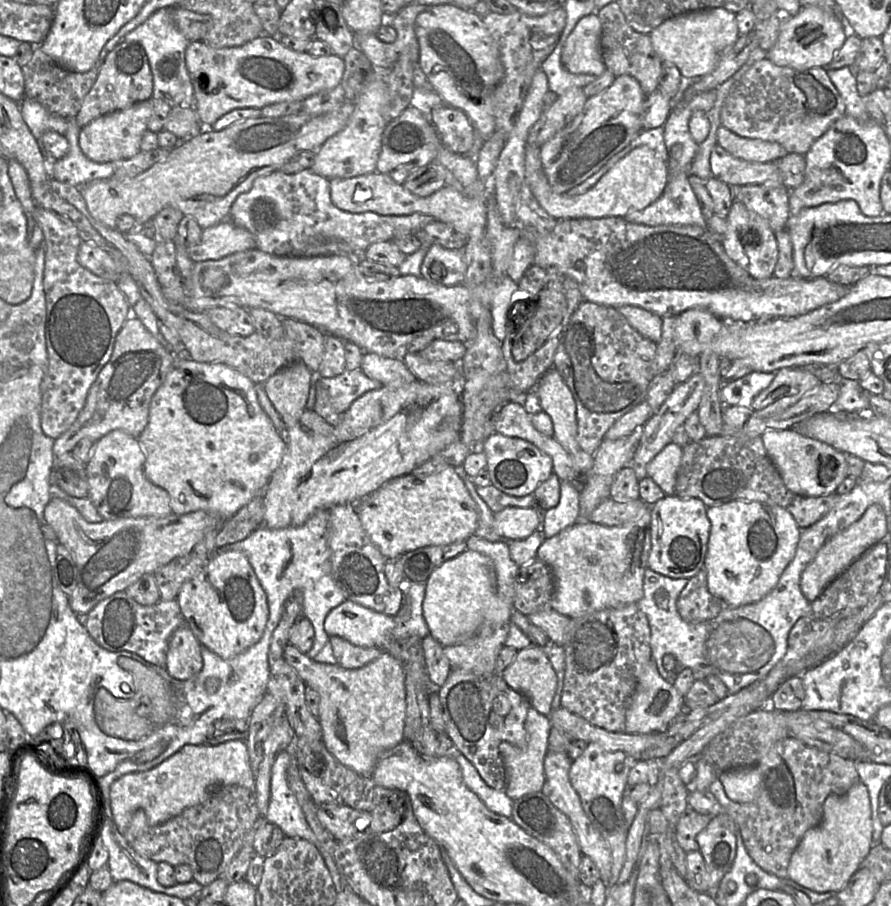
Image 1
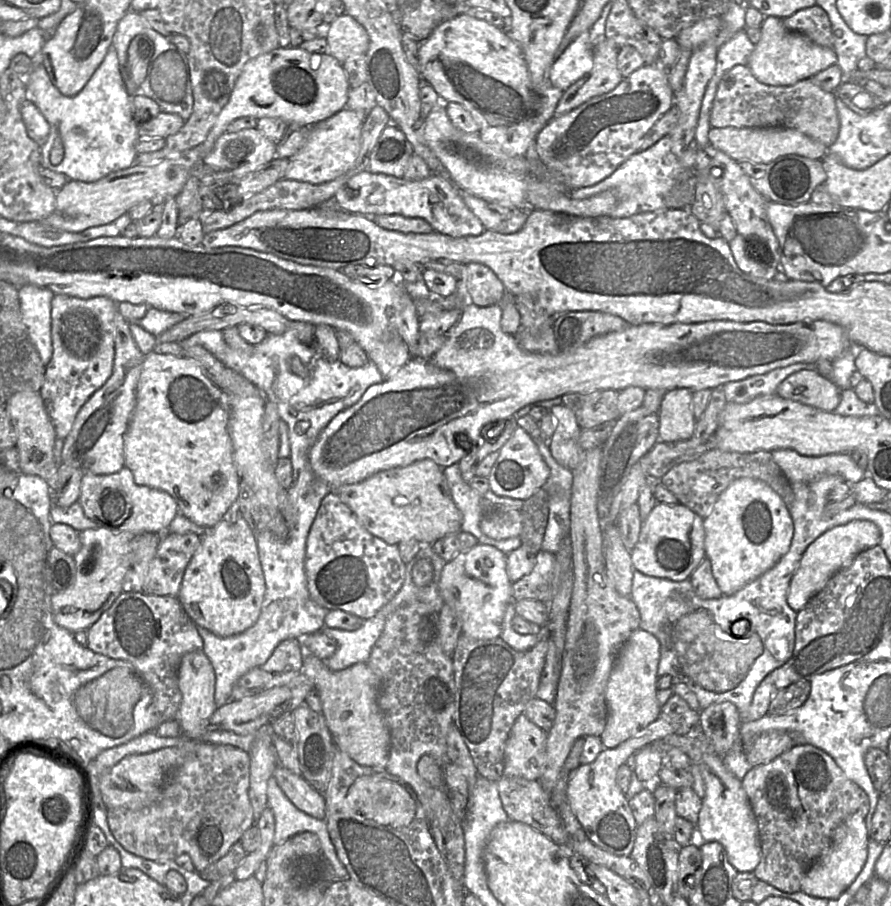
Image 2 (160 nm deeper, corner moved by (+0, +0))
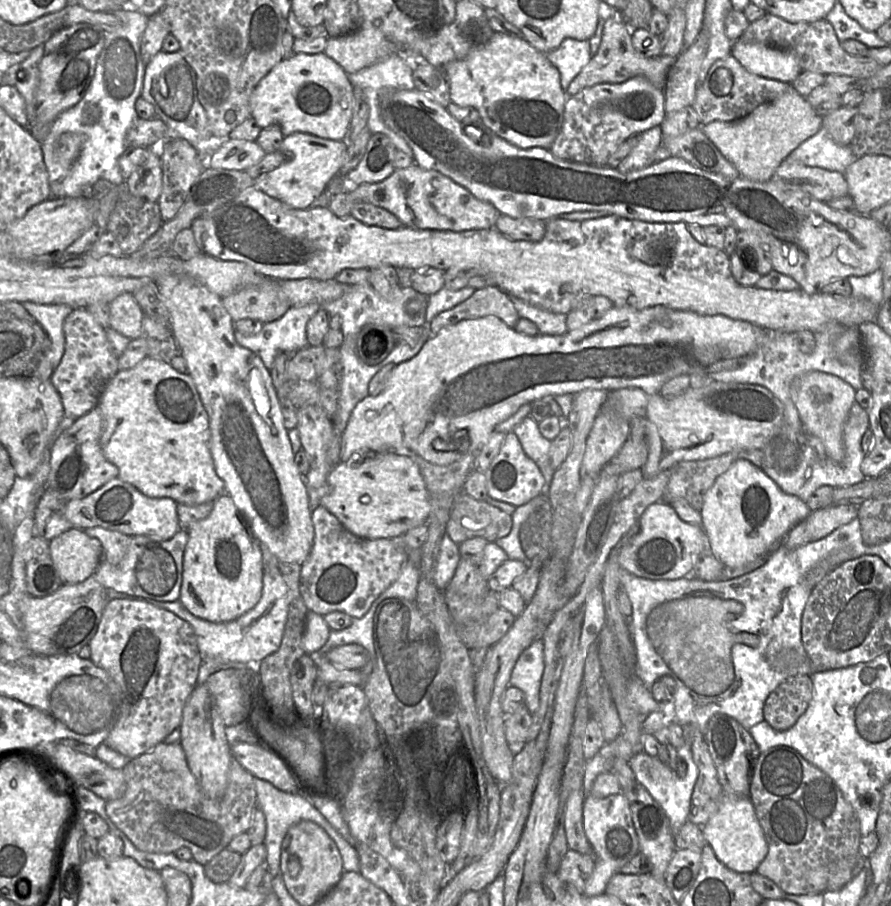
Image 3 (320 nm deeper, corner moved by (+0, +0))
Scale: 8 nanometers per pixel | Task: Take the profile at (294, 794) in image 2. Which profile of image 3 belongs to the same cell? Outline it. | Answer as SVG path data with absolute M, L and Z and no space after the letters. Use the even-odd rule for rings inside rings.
M240 742L230 746L232 757L256 778L270 782L284 792L294 793L294 780L284 764L271 752L256 745Z

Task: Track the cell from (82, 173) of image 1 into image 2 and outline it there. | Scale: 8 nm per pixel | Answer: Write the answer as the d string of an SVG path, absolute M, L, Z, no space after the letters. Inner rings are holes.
M111 45L85 86L74 96L63 95L52 83L43 63L32 66L24 76L26 99L40 110L49 123L50 131L40 146L41 165L64 173L76 181L95 182L110 173L135 164L135 145L139 139L138 123L133 119L132 97L123 81L117 51ZM75 128L81 133L75 132ZM60 138L63 158L58 164L51 161L51 152Z

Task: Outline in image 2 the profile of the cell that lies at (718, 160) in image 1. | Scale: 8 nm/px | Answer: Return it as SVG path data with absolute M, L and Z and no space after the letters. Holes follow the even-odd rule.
M785 155L767 164L739 163L749 177L755 190L768 201L785 205L799 205L810 202L814 189L826 180L822 160L812 160L798 155Z

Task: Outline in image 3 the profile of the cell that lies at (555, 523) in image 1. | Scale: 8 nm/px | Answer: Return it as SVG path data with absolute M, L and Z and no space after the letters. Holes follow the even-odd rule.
M531 417L523 418L513 429L525 454L539 467L544 480L545 490L552 480L555 469L550 461L551 441L544 438L539 429L538 423Z

